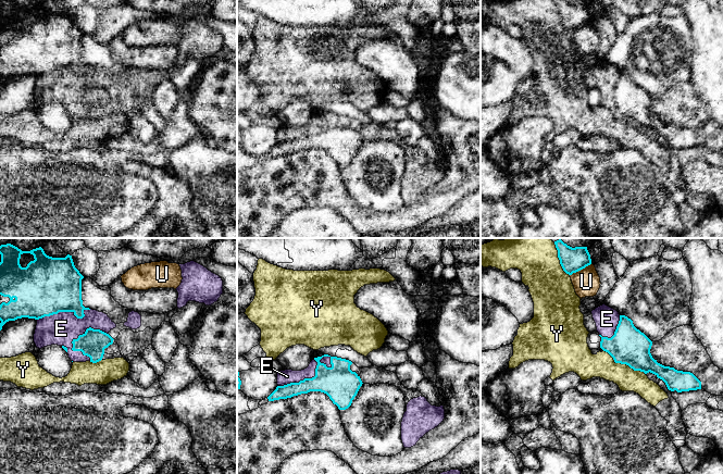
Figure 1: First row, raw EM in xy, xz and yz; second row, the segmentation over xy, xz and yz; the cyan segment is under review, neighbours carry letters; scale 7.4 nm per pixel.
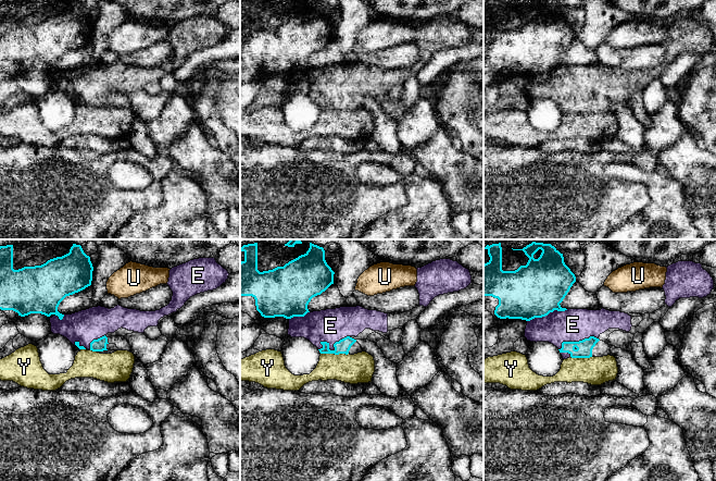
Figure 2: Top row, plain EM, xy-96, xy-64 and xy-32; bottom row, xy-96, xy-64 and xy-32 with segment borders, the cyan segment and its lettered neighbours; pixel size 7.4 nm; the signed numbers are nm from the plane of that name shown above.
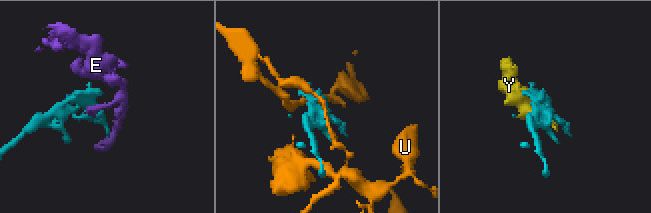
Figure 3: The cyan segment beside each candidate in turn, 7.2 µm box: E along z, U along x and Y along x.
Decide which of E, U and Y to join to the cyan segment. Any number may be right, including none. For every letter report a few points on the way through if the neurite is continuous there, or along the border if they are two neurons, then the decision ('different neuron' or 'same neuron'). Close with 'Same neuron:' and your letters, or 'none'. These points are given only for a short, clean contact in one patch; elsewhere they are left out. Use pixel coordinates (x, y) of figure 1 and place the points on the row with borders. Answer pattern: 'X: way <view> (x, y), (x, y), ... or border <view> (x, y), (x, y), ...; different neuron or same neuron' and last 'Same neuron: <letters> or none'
E: different neuron
U: different neuron
Y: different neuron
Same neuron: none

